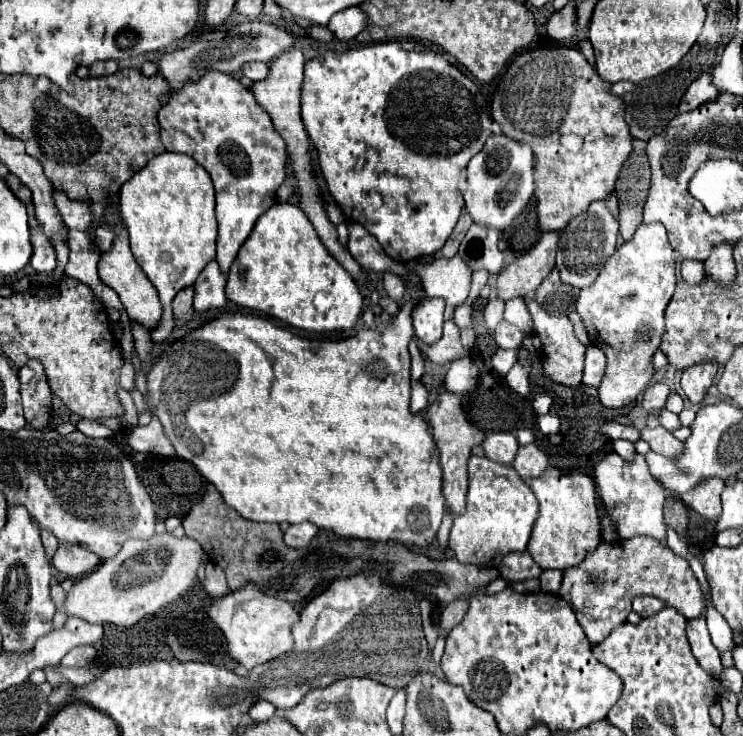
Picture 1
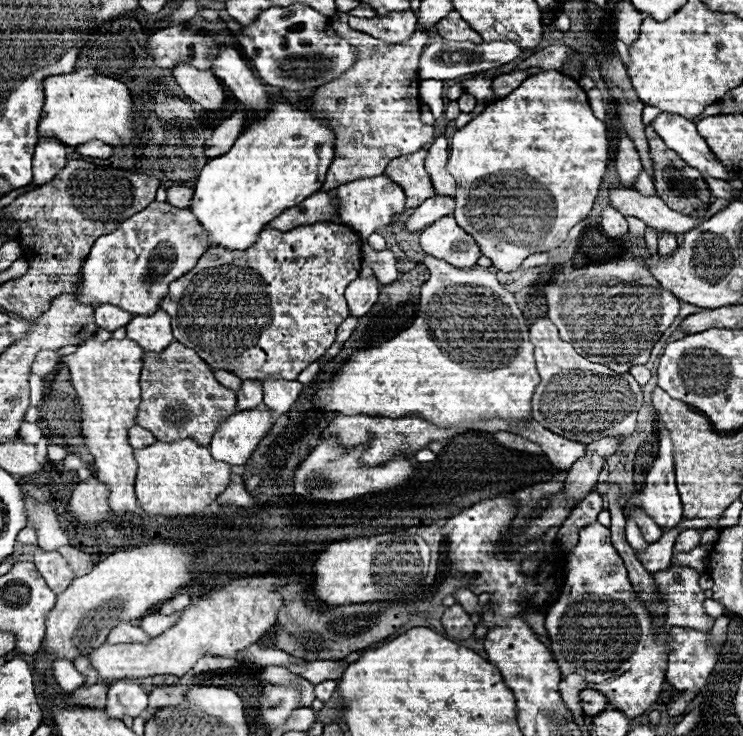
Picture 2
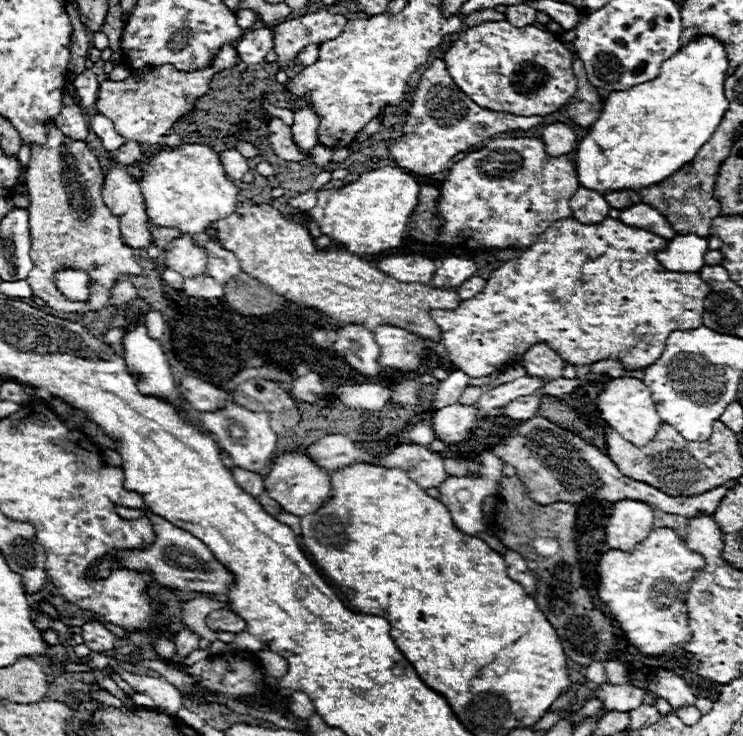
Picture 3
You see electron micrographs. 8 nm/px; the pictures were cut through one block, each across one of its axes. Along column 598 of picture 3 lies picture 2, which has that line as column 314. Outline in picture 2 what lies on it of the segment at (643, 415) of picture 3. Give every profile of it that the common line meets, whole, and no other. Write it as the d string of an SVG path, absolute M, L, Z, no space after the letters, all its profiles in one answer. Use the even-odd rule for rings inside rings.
M432 256L424 258L426 268L430 270L430 278L428 282L422 286L422 292L420 292L420 308L418 308L418 316L414 320L414 324L396 334L394 338L382 342L380 346L372 346L372 348L366 348L366 350L356 350L338 370L336 374L322 382L318 392L314 394L312 398L312 408L314 410L320 410L324 414L344 414L344 416L356 416L356 414L368 414L368 416L388 416L388 418L400 418L400 416L422 416L426 418L428 422L432 424L438 424L438 426L458 426L460 422L472 422L476 418L512 418L512 422L522 422L522 420L530 420L530 400L532 400L532 394L534 394L534 388L540 384L540 376L536 372L536 364L534 364L534 346L530 344L528 340L528 322L522 314L522 310L518 308L516 300L514 300L514 294L508 292L498 280L496 280L496 274L492 270L486 270L486 268L456 268L444 260L436 260Z

